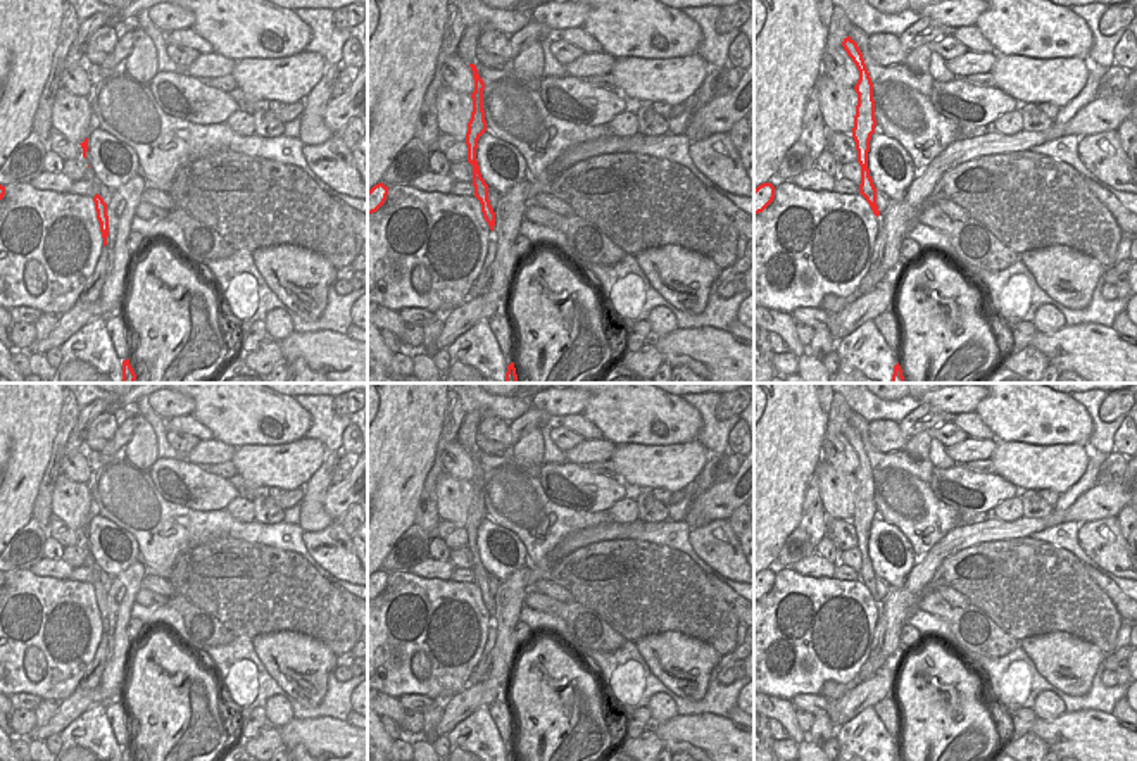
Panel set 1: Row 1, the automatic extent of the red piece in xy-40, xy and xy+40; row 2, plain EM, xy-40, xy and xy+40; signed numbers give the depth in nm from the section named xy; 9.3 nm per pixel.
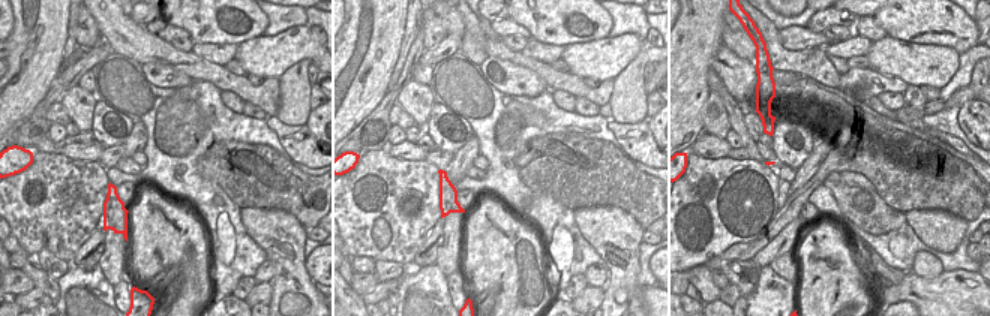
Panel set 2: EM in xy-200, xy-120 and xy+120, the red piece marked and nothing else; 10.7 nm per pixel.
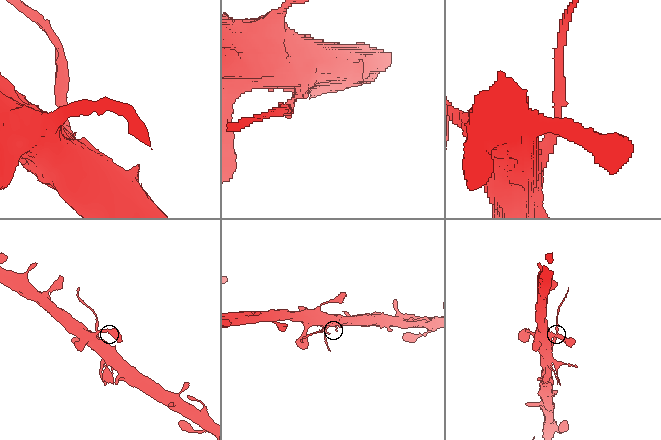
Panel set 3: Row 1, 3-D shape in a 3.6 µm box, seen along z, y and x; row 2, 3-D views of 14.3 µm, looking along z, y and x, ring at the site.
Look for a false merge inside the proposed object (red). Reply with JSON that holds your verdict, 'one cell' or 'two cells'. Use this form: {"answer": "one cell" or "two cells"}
{"answer": "two cells"}

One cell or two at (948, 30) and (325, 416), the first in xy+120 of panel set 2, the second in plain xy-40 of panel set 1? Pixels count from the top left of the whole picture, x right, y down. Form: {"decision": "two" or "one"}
{"decision": "two"}

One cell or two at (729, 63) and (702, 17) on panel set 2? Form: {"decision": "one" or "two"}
{"decision": "two"}

